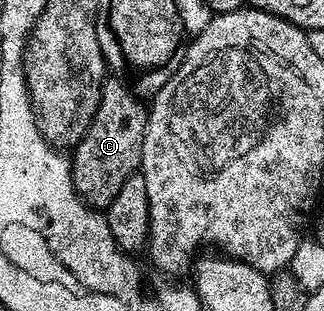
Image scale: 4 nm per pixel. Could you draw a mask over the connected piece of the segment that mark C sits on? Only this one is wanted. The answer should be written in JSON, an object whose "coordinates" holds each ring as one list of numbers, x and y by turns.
{"coordinates":[[106,81,93,122,71,154,73,186,86,206,104,211,123,188,123,180,140,171,148,119,146,103,124,81]]}

